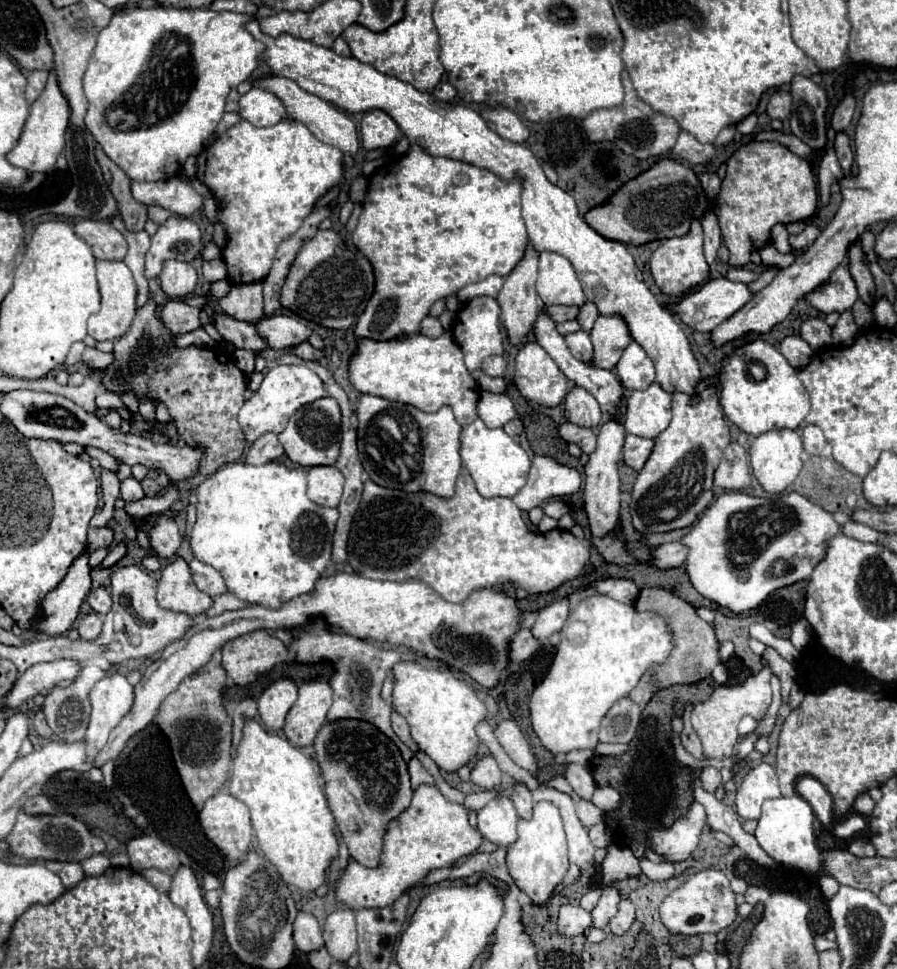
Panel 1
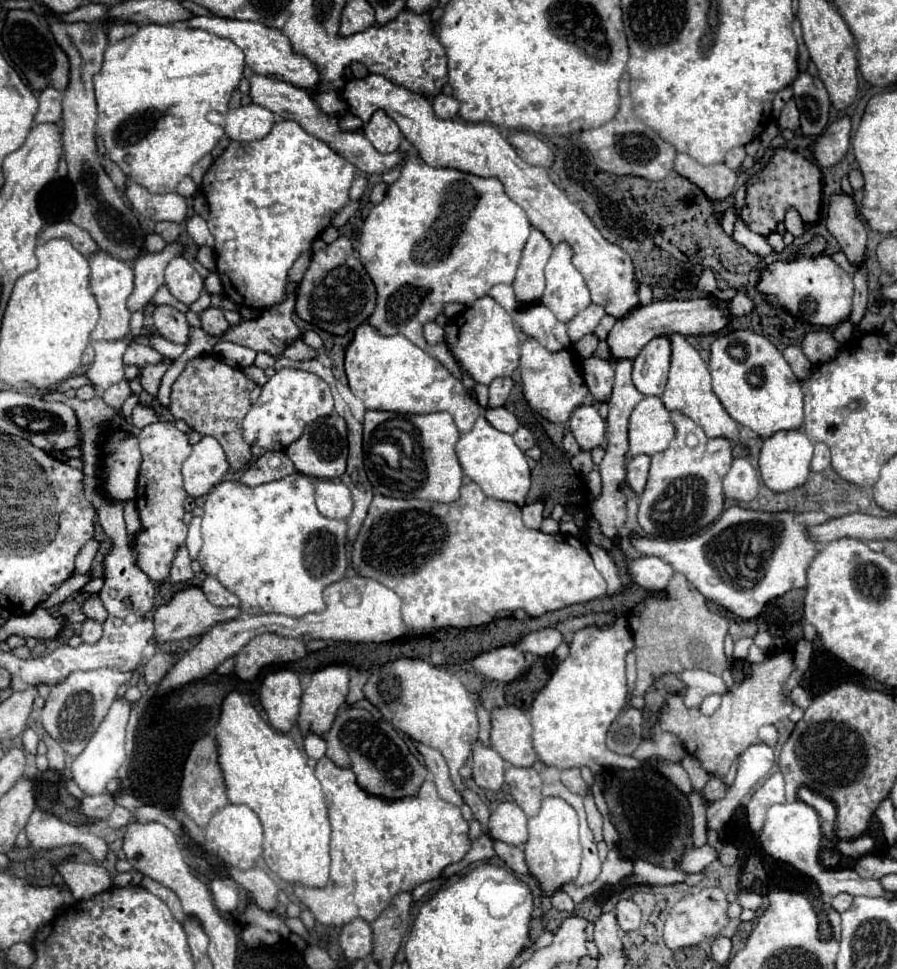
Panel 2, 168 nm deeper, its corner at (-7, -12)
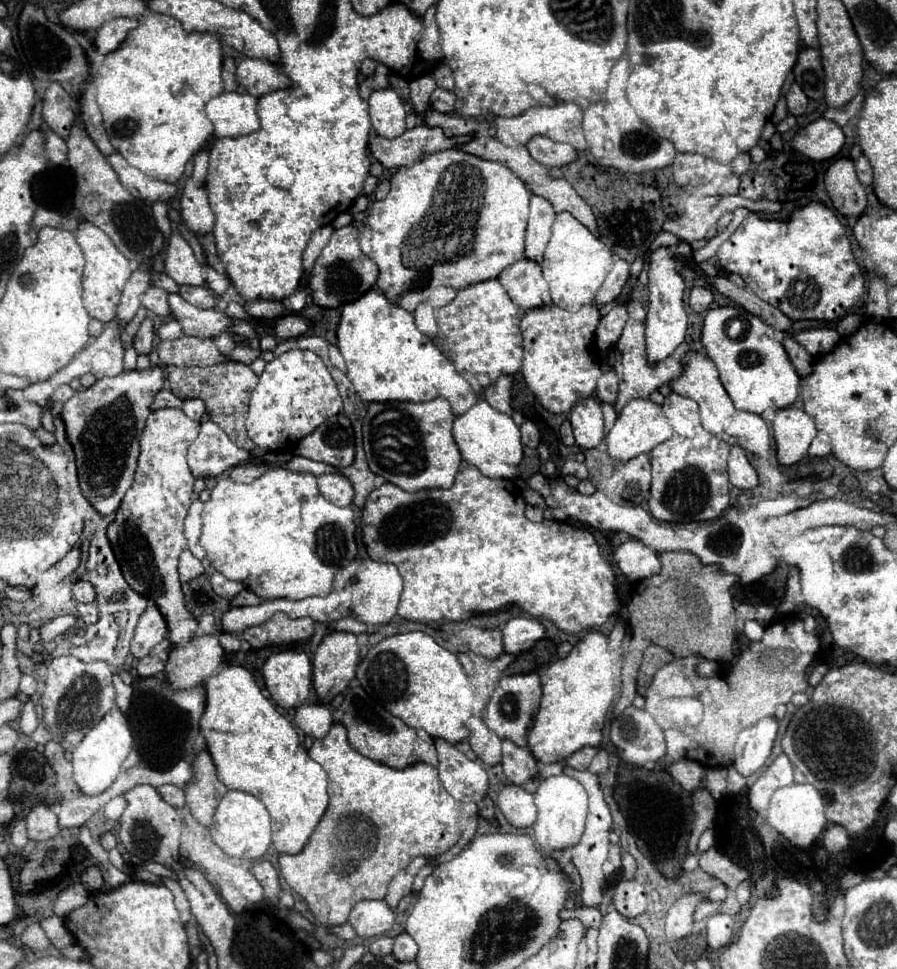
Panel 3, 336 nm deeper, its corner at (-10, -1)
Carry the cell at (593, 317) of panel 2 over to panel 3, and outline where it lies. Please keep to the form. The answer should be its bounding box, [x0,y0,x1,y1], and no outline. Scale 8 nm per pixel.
[594,259,630,307]

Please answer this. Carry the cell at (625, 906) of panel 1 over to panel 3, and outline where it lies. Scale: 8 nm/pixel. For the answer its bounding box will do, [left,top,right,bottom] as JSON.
[614,879,648,917]

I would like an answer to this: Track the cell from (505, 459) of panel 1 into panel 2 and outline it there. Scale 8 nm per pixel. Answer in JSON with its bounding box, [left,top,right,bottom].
[455,416,531,506]

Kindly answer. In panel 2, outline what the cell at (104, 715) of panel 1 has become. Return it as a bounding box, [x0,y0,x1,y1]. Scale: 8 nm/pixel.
[71,696,133,796]

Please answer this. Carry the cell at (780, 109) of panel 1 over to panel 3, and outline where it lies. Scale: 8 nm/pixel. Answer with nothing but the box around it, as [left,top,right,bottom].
[786,83,808,115]

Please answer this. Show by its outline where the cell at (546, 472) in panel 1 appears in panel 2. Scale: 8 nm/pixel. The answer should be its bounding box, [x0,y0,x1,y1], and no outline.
[521,500,545,530]

